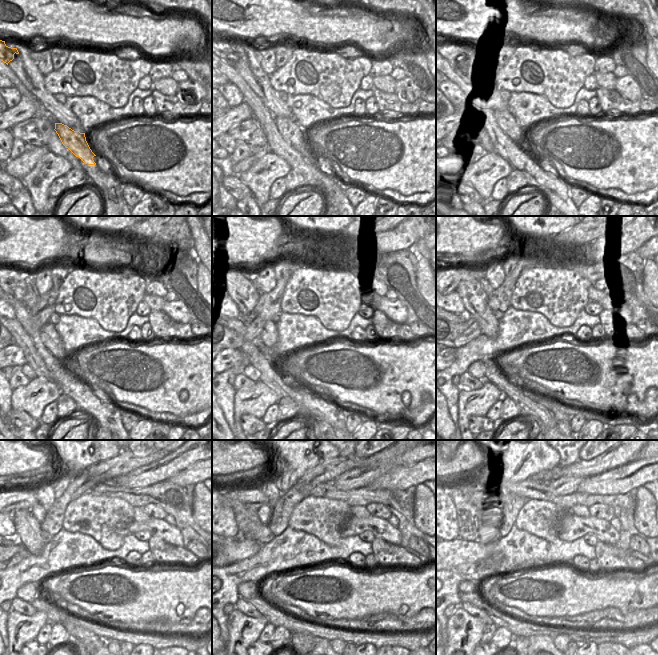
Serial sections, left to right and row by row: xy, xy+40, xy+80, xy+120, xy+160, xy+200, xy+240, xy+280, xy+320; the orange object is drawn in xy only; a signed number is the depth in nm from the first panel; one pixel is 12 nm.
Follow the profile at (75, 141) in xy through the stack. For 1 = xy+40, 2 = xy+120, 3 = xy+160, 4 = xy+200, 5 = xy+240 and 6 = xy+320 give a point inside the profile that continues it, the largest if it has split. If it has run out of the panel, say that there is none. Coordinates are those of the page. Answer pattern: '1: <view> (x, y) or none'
1: xy+40 (290, 130)
2: xy+120 (51, 339)
3: xy+160 (269, 336)
4: xy+200 (475, 300)
5: xy+240 (29, 532)
6: xy+320 (489, 533)

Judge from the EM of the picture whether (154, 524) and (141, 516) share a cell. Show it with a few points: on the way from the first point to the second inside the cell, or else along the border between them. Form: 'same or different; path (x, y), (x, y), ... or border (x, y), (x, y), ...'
different; border (150, 517), (142, 522), (135, 521)

